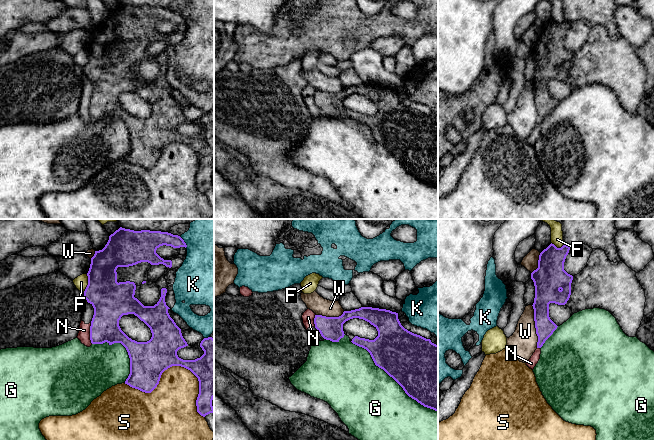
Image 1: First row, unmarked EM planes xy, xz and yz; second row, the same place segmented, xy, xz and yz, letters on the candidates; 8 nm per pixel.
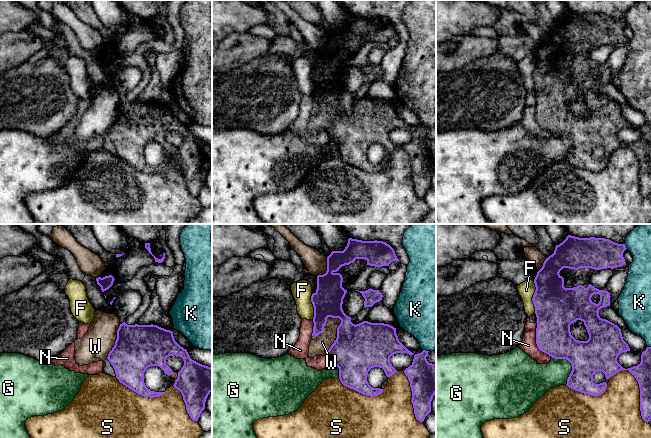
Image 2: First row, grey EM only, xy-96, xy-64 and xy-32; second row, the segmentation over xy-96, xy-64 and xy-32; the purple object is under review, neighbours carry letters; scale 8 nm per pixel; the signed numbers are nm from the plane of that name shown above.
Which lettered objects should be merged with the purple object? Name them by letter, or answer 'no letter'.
no letter

